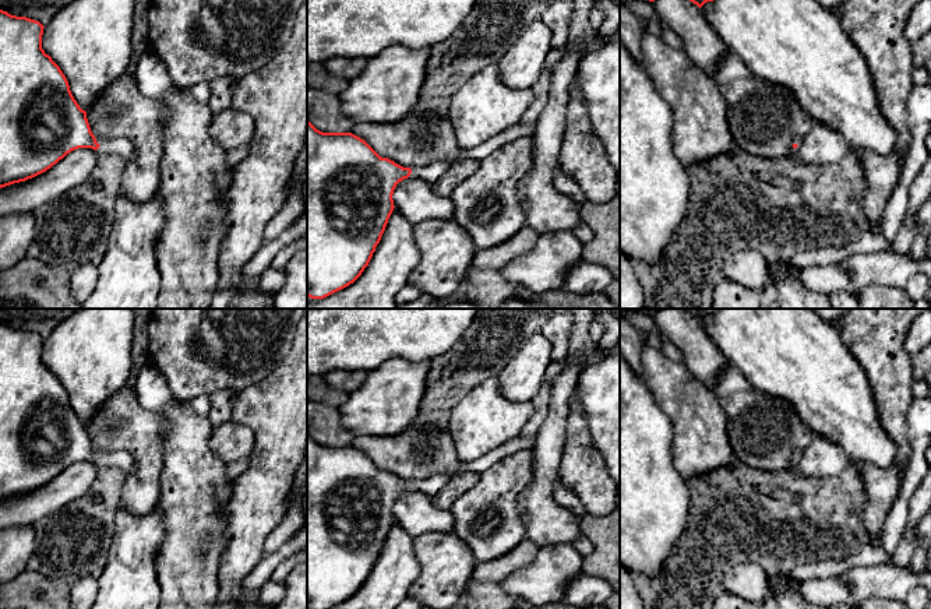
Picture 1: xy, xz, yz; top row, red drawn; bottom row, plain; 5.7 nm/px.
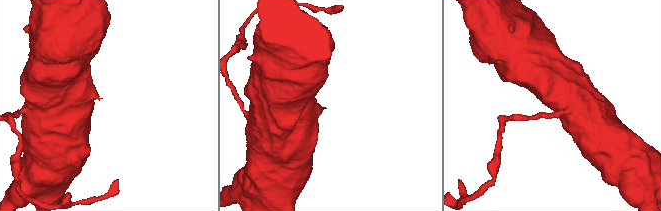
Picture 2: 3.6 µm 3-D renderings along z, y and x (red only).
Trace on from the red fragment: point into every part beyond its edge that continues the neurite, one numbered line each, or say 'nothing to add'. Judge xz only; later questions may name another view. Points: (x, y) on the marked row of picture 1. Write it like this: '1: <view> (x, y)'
1: xz (432, 172)

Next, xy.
1: xy (122, 147)

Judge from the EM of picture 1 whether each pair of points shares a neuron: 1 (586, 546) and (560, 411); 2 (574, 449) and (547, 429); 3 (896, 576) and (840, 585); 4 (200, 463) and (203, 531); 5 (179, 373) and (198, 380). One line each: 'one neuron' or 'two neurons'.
1: two neurons
2: two neurons
3: one neuron
4: one neuron
5: one neuron

